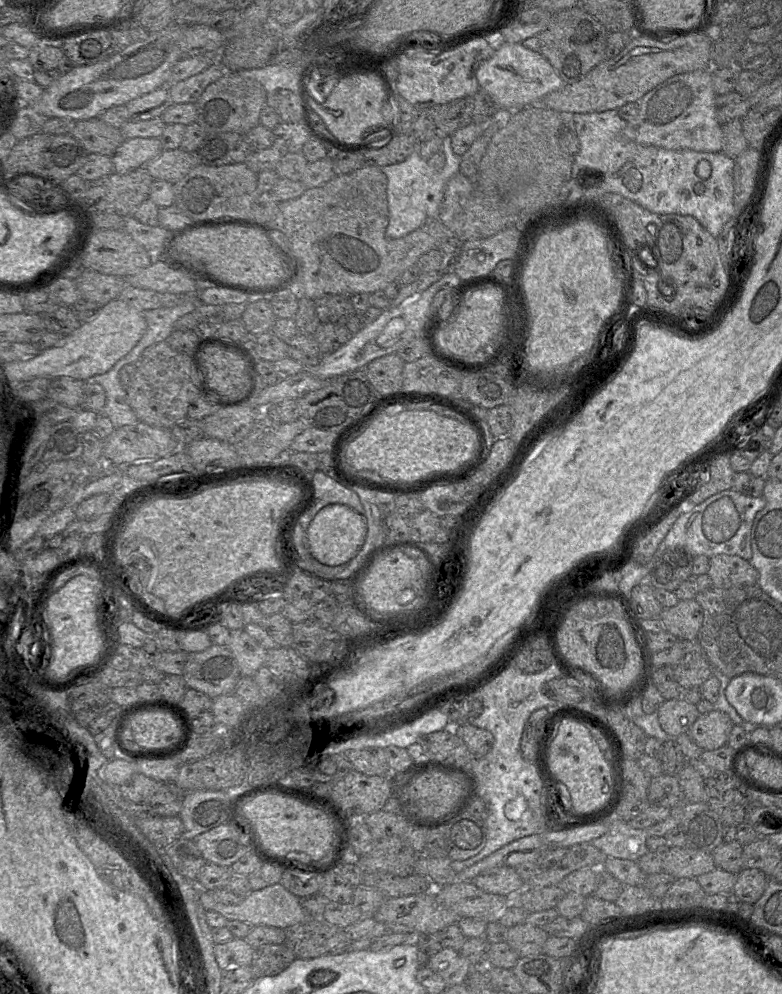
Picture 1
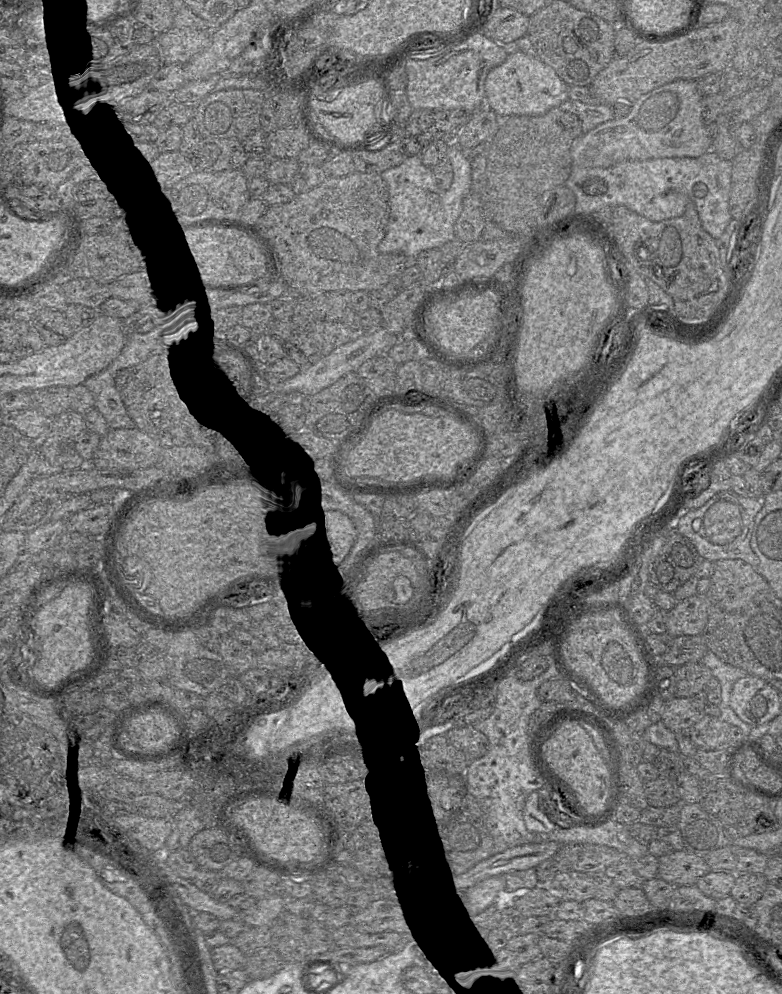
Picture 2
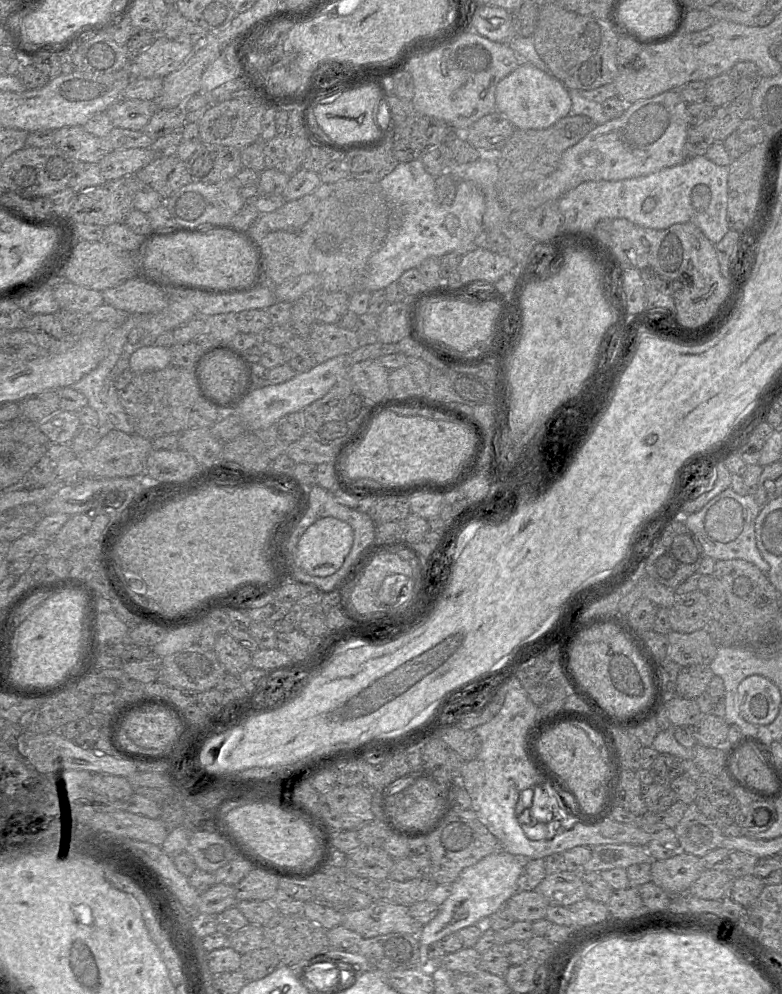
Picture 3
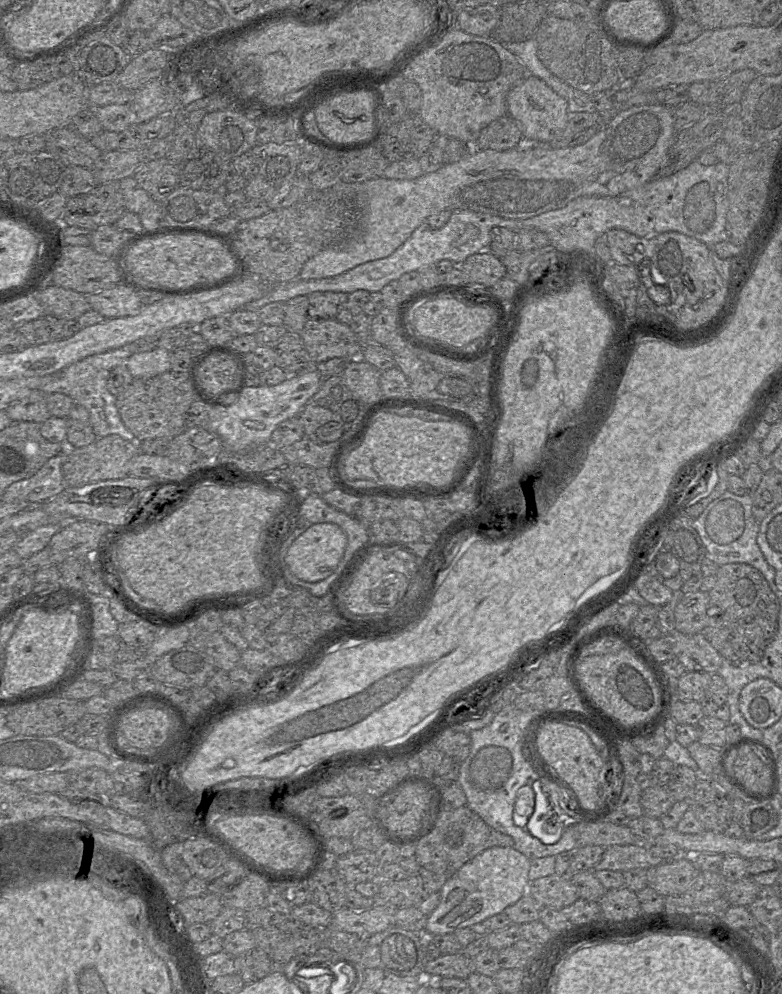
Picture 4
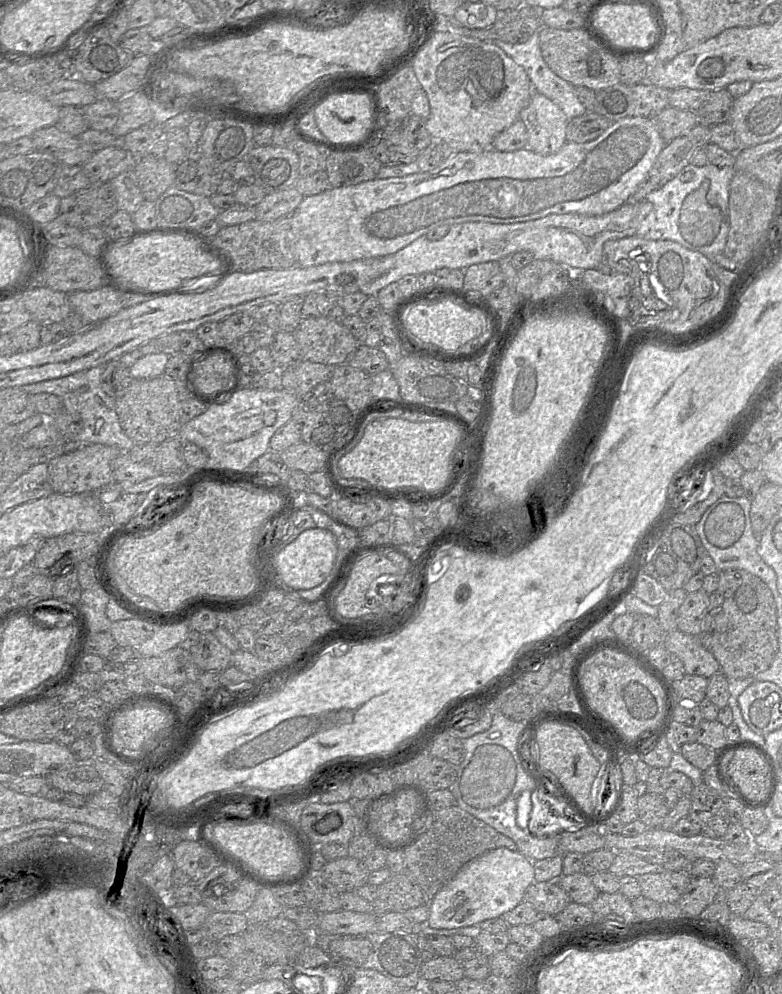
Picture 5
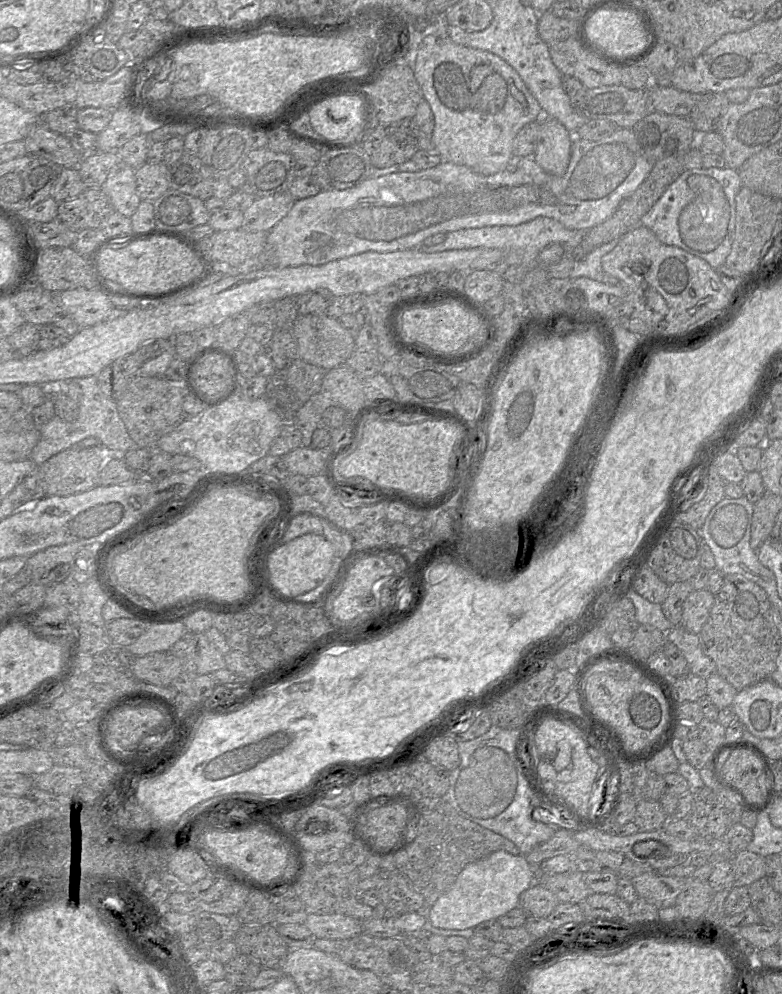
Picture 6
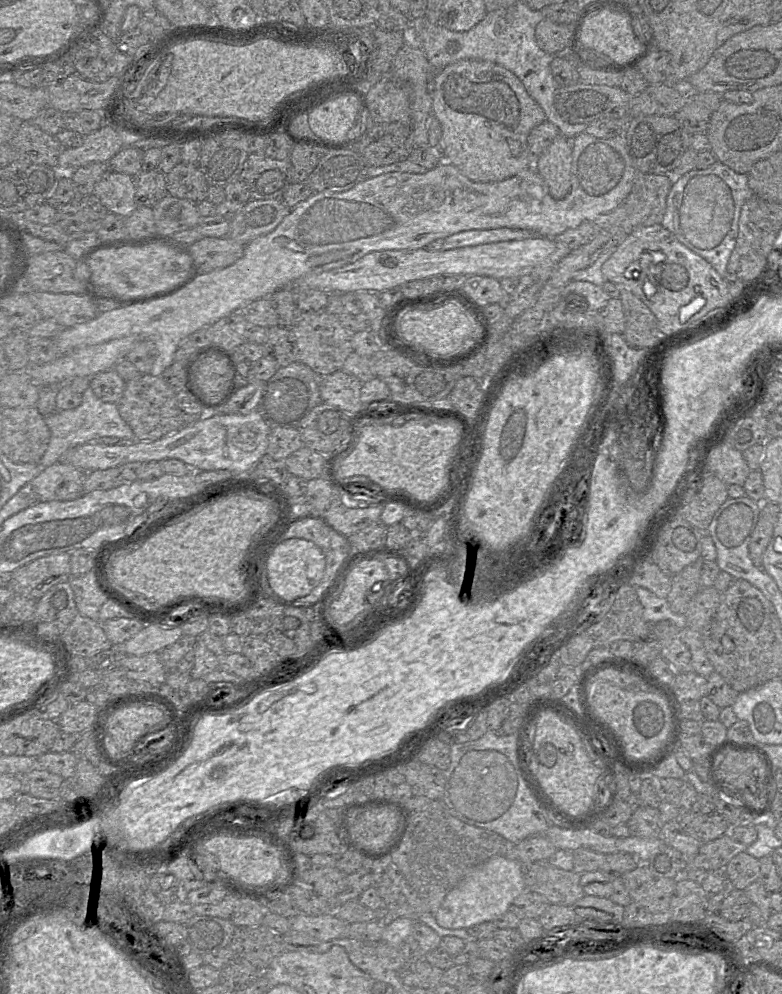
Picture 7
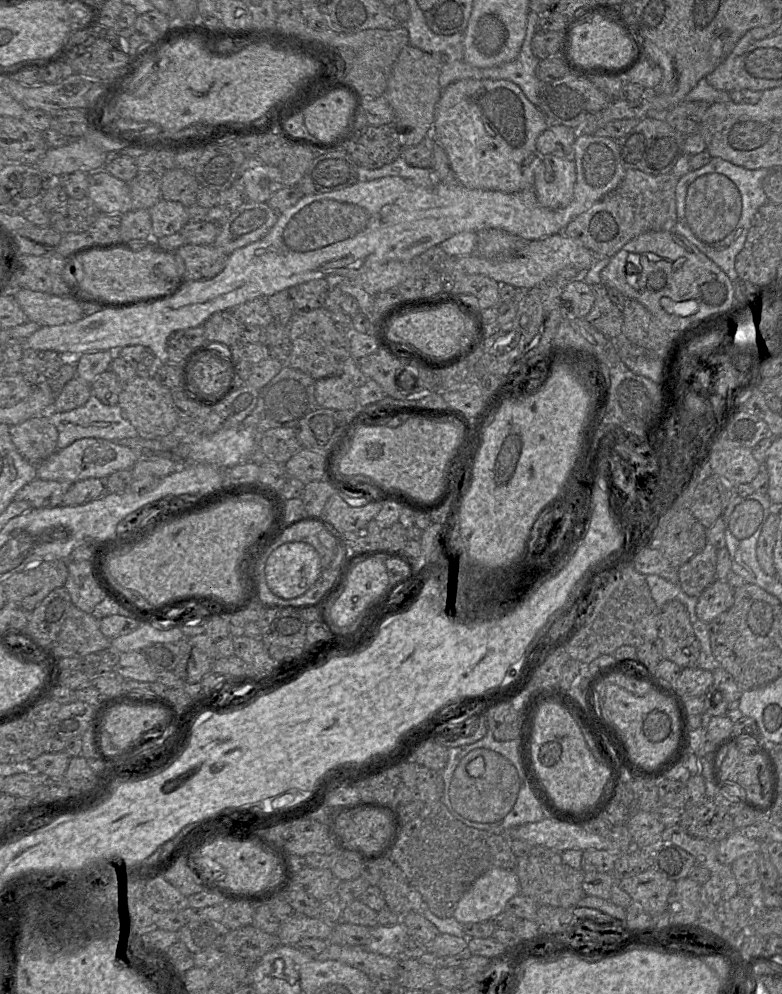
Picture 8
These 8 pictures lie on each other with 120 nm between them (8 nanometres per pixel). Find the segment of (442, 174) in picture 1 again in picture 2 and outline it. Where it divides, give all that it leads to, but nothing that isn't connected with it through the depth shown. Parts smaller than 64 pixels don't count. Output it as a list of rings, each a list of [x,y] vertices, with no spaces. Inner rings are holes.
[[[455,143],[449,144],[447,159],[451,163],[454,173],[453,182],[447,190],[438,187],[433,169],[423,163],[421,155],[406,156],[400,165],[381,173],[389,189],[390,216],[385,237],[379,244],[380,252],[403,253],[409,259],[415,260],[421,252],[432,248],[441,248],[456,238],[455,223],[461,214],[463,200],[471,190],[471,164],[468,155]]]

